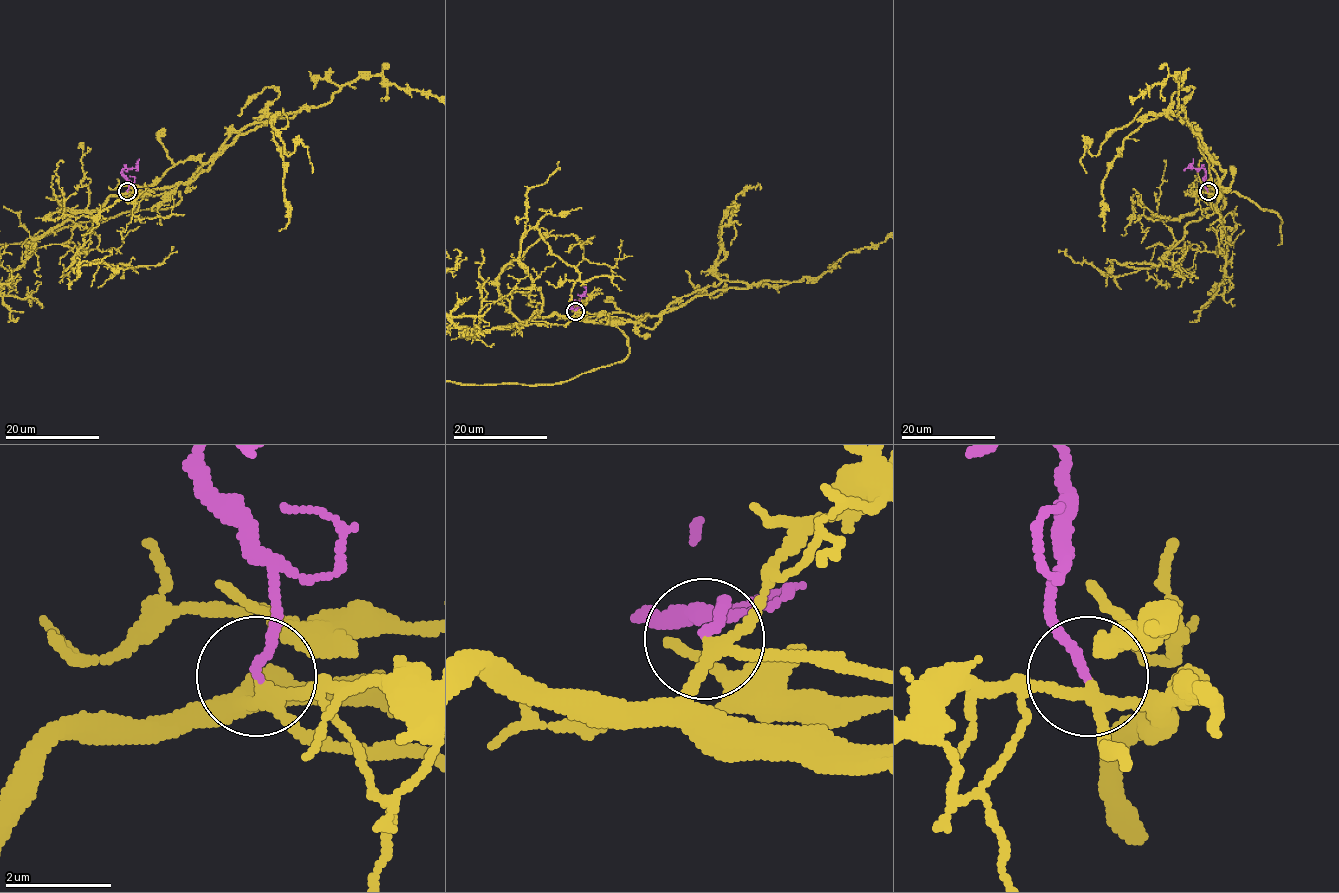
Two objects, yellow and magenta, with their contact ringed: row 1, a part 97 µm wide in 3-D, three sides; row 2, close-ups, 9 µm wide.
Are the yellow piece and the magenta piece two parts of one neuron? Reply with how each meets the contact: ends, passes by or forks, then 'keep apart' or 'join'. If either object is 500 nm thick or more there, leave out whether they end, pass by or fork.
yellow forks | magenta ends | join

